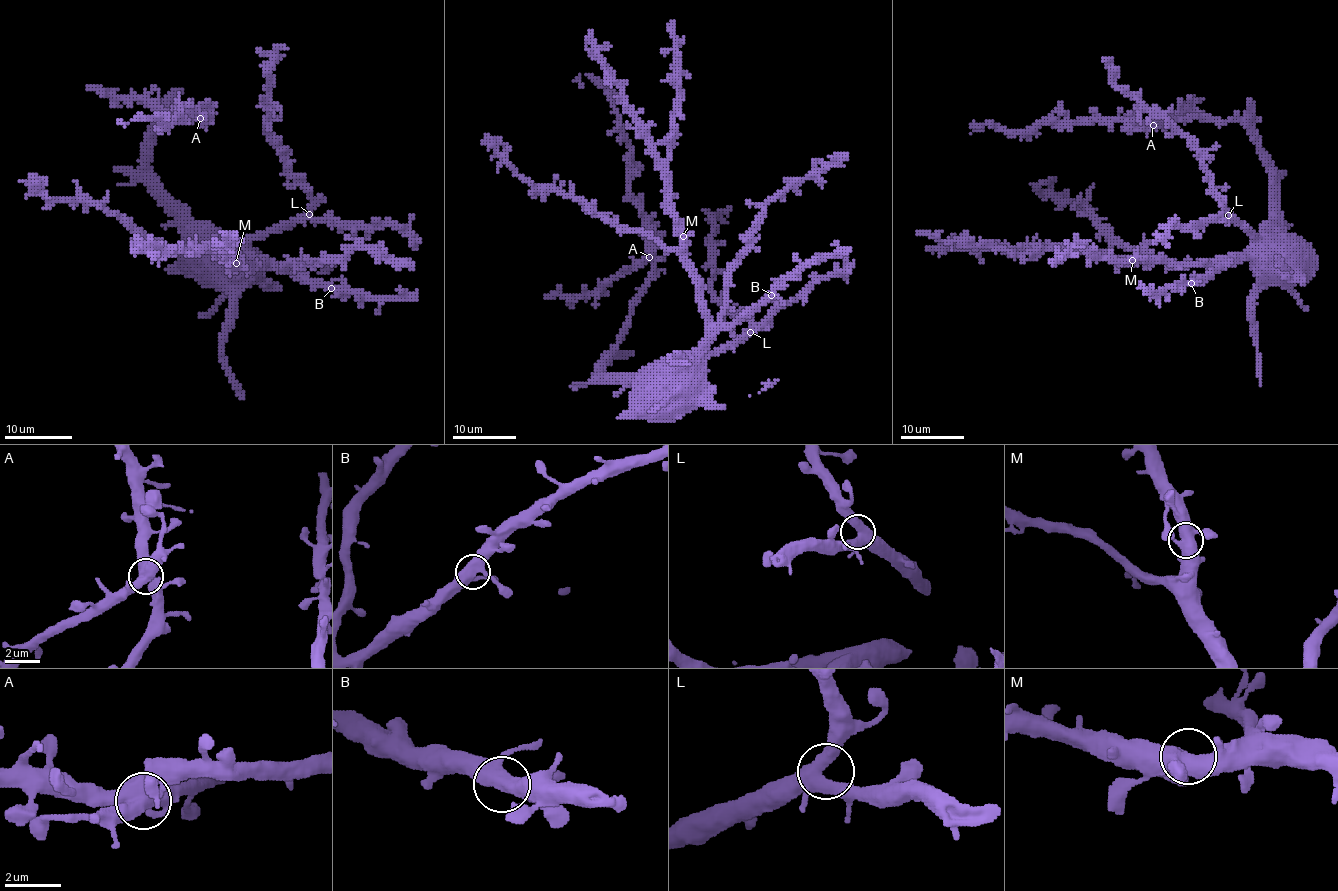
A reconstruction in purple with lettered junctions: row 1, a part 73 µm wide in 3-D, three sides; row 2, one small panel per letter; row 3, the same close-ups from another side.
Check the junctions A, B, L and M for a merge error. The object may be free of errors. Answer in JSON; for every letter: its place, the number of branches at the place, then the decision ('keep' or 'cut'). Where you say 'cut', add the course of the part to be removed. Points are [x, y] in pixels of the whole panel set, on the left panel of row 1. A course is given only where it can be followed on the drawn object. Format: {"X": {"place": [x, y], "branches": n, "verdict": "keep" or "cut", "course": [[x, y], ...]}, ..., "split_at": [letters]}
{"A": {"place": [200, 118], "branches": 4, "verdict": "cut", "course": [[200, 117], [158, 111], [139, 99], [117, 99], [86, 90]]}, "B": {"place": [331, 288], "branches": 4, "verdict": "keep"}, "L": {"place": [309, 214], "branches": 4, "verdict": "keep"}, "M": {"place": [236, 263], "branches": 4, "verdict": "keep"}, "split_at": ["A"]}

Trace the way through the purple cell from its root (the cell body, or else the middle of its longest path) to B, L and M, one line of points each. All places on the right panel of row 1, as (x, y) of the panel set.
B: (1252, 257), (1231, 260), (1207, 276), (1198, 276), (1190, 284)
L: (1252, 257), (1248, 248), (1255, 240), (1228, 215)
M: (1252, 257), (1218, 262), (1132, 260)

